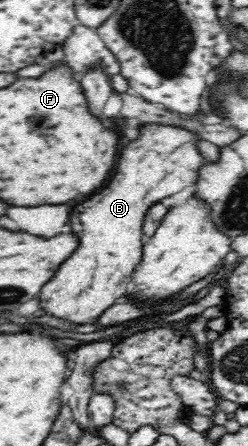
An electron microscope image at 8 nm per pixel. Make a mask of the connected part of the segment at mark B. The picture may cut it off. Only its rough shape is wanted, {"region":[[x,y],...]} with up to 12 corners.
{"region":[[143,122],[39,293],[94,324],[123,301],[144,217],[197,185],[199,132]]}

